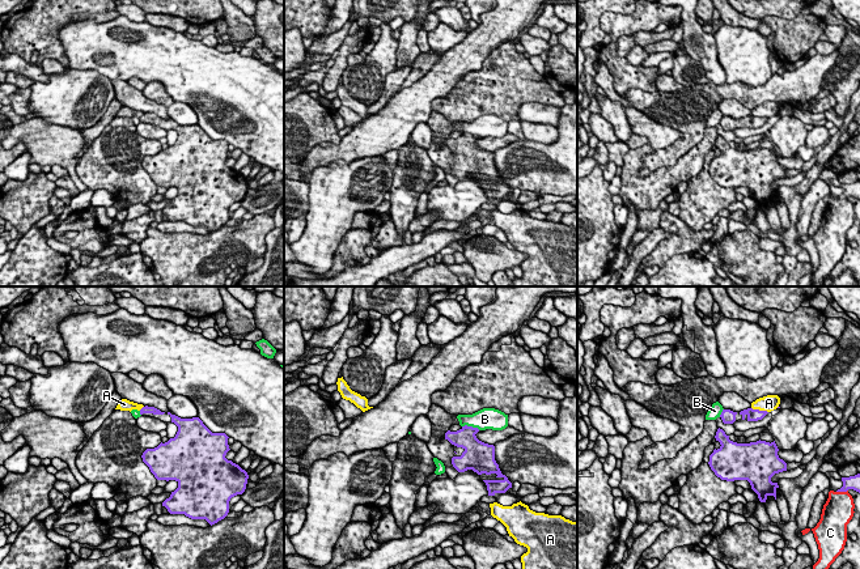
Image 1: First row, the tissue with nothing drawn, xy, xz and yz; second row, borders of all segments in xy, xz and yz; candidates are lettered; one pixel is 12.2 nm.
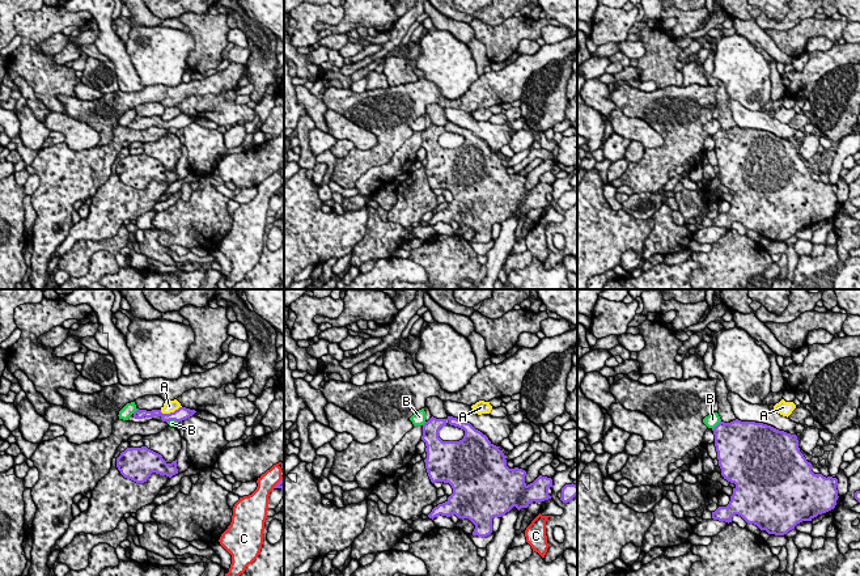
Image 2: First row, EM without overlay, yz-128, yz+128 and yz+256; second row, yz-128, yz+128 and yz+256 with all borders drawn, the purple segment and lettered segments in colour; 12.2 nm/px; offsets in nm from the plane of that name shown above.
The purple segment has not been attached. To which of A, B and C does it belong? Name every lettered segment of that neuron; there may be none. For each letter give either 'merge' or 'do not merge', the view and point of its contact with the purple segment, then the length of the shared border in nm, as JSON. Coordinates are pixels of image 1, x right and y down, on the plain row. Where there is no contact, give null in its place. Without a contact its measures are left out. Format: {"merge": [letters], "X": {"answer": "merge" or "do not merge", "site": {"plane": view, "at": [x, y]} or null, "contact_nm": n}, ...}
{"merge": [], "A": {"answer": "do not merge", "site": {"plane": "yz", "at": [759, 118]}, "contact_nm": 220}, "B": {"answer": "do not merge", "site": {"plane": "xz", "at": [471, 134]}, "contact_nm": 220}, "C": {"answer": "do not merge", "site": {"plane": "yz", "at": [842, 198]}, "contact_nm": 150}}

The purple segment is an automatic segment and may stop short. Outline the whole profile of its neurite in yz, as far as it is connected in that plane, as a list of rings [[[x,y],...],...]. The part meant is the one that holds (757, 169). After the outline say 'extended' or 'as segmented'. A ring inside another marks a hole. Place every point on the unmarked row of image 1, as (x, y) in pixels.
[[[720,135],[715,145],[721,152],[709,162],[708,171],[715,182],[726,188],[747,187],[761,209],[766,209],[768,203],[776,207],[779,192],[771,184],[787,178],[787,170],[779,165],[775,148],[737,150]]]; as segmented

